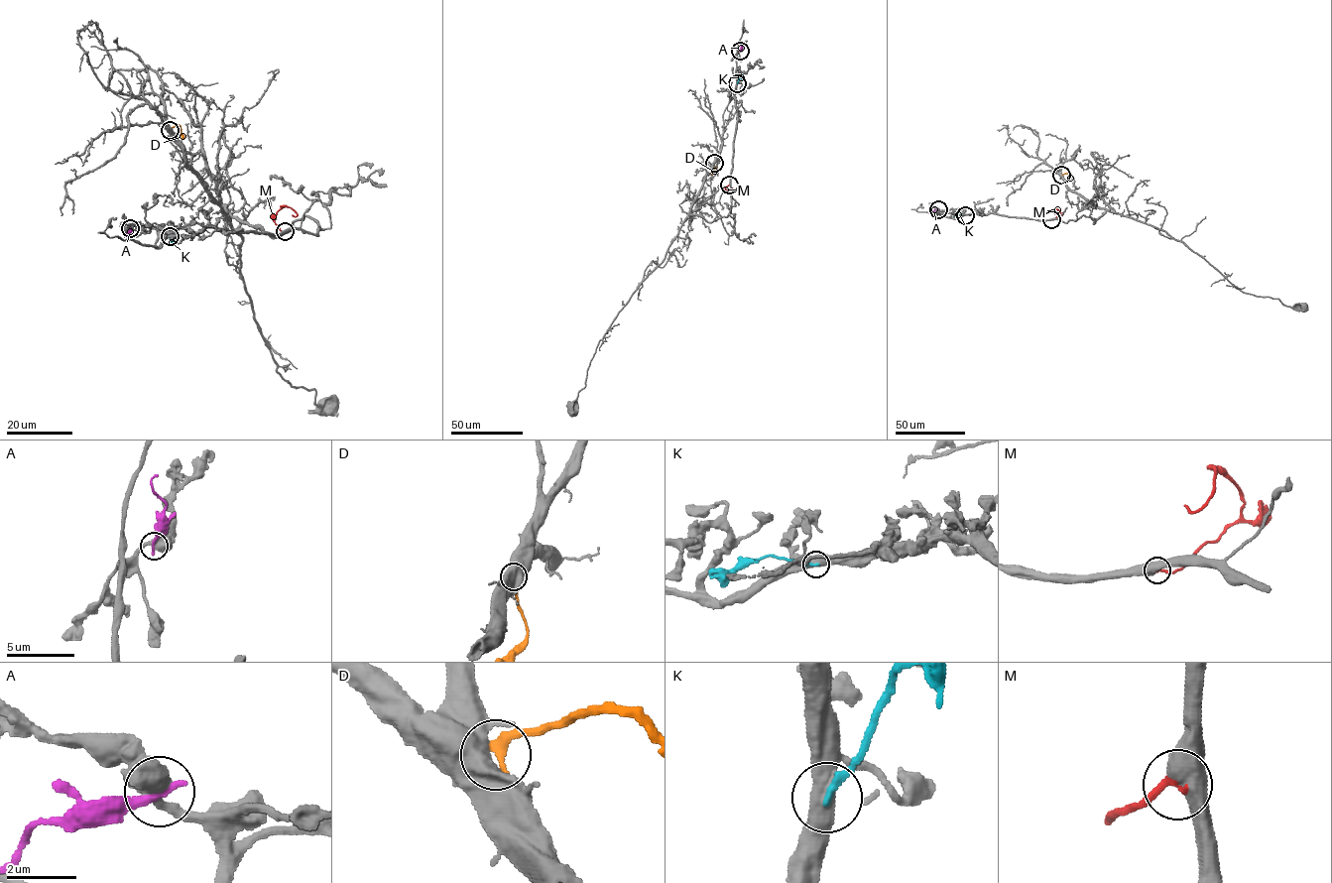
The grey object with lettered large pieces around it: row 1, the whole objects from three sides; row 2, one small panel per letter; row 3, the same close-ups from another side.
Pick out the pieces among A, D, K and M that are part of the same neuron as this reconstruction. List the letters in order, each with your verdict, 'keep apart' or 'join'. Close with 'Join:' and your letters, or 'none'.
A: keep apart
D: keep apart
K: keep apart
M: join
Join: M

